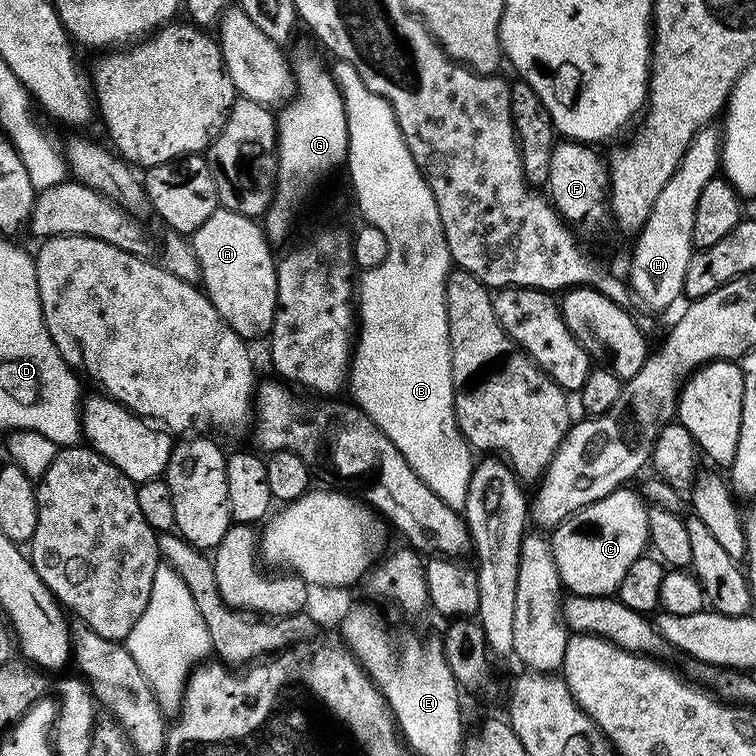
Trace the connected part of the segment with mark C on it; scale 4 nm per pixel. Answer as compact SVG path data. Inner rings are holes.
M625 486L606 494L606 498L598 498L598 502L590 502L590 506L567 516L557 528L551 529L552 553L561 585L574 596L612 596L619 593L626 570L630 570L631 564L645 555L649 547L648 510L649 505L639 491L635 487Z

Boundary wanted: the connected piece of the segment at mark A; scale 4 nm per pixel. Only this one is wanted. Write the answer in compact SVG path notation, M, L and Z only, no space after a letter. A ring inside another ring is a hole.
M220 206L198 230L191 233L190 243L194 254L200 263L200 280L203 291L206 293L214 310L246 342L260 340L269 335L272 330L272 323L276 317L276 307L278 306L278 278L276 277L277 257L272 256L273 245L270 243L263 227L253 217L243 216L234 210Z

